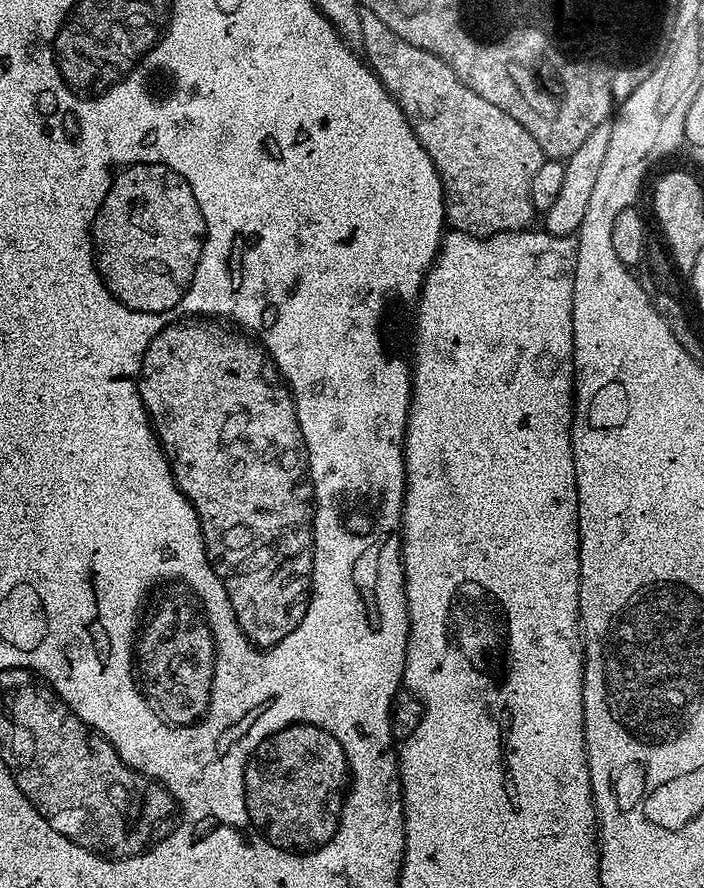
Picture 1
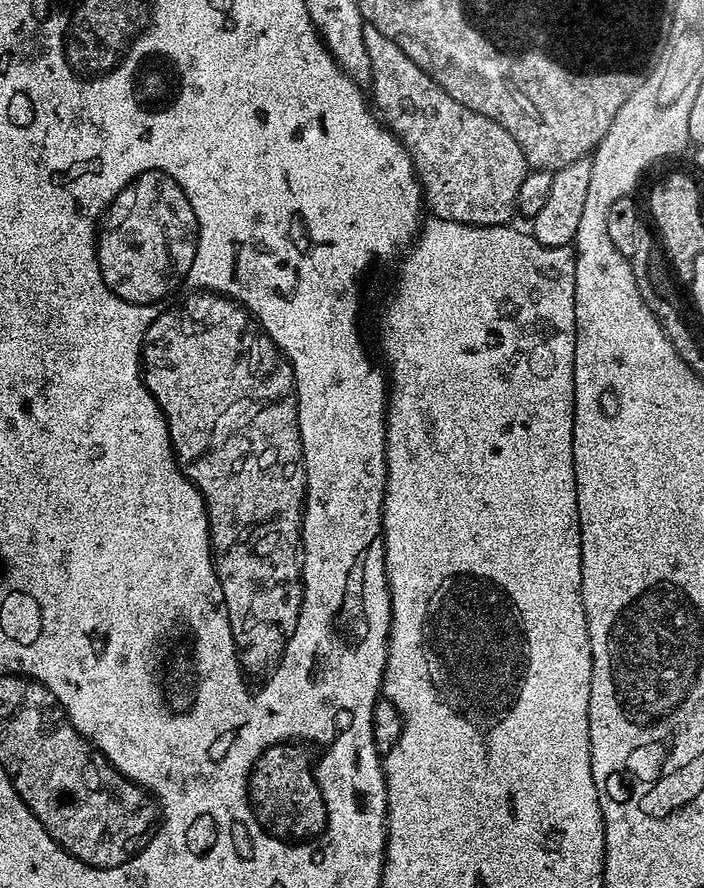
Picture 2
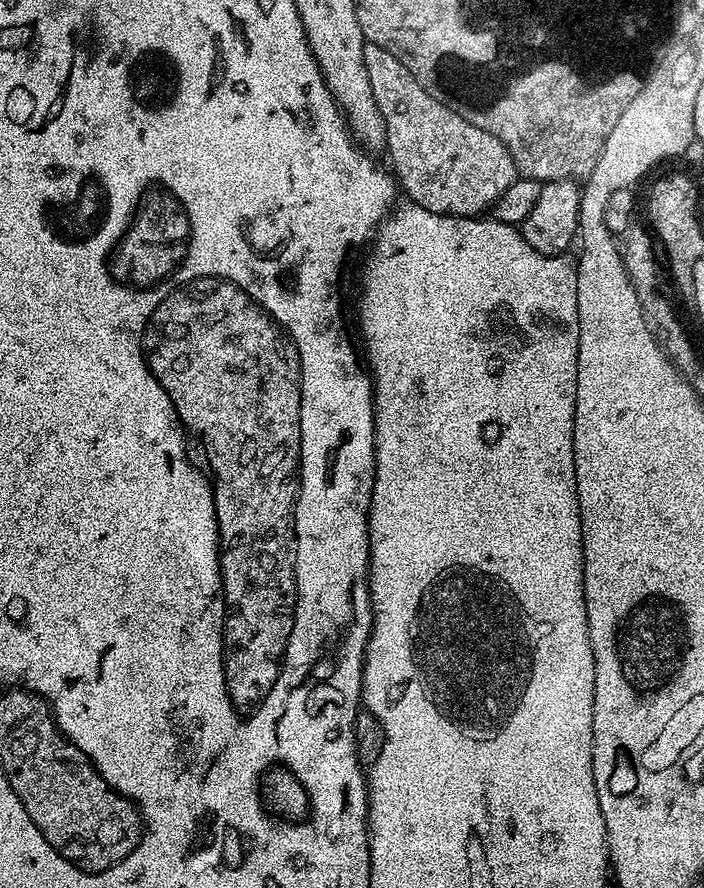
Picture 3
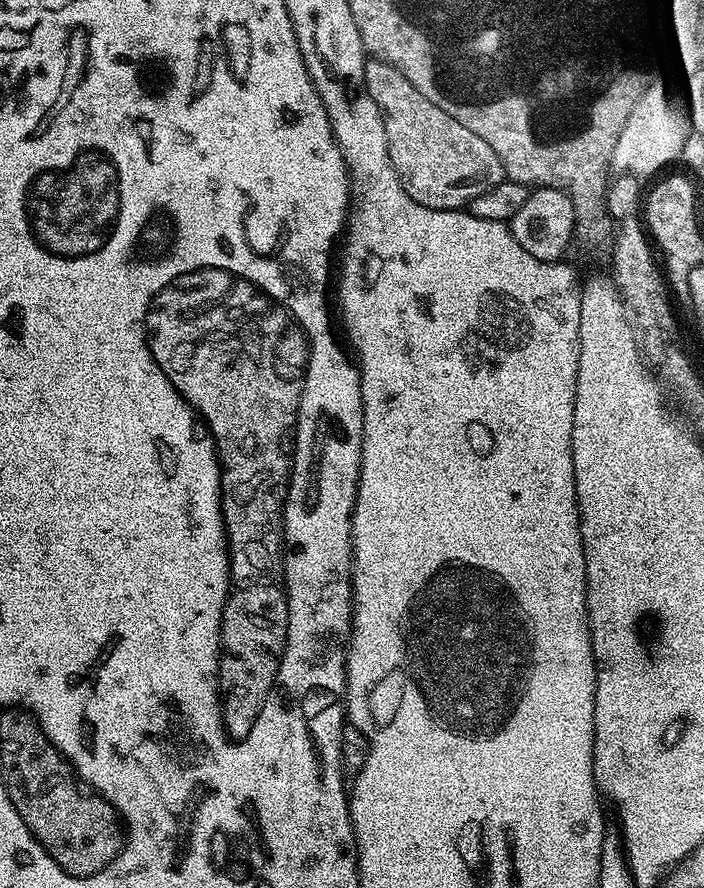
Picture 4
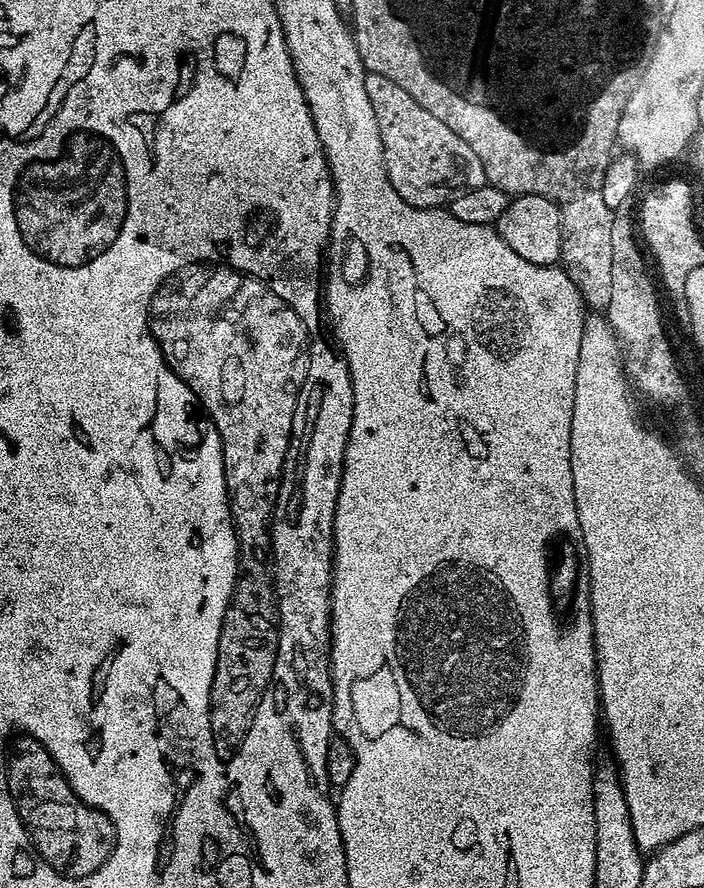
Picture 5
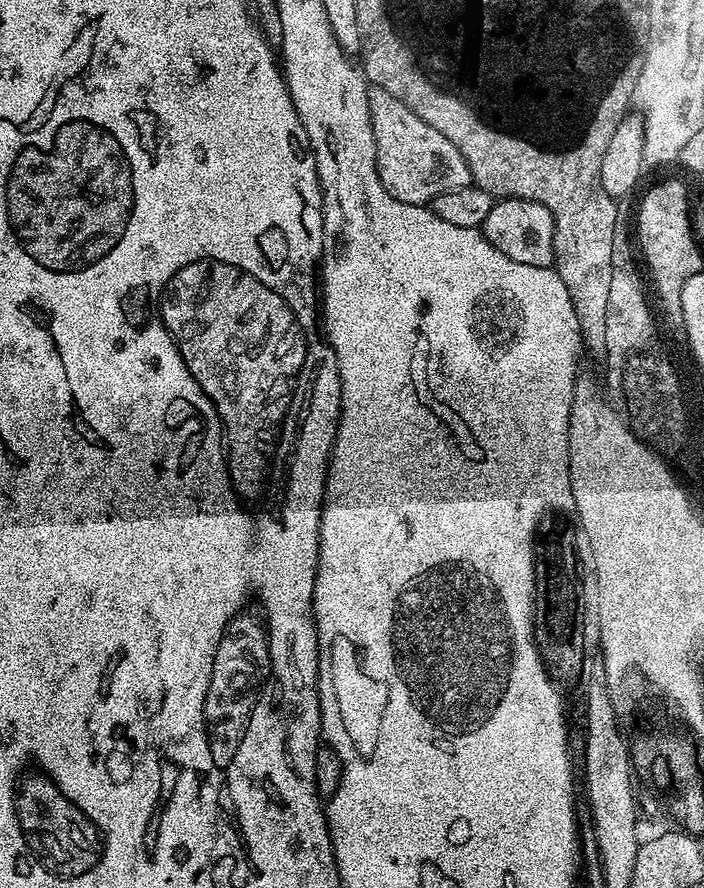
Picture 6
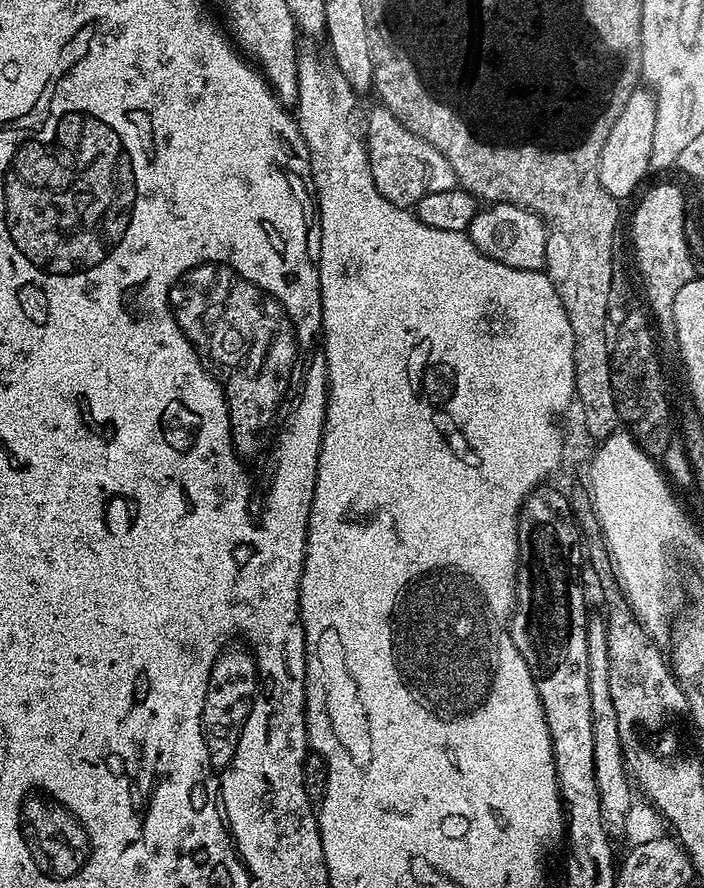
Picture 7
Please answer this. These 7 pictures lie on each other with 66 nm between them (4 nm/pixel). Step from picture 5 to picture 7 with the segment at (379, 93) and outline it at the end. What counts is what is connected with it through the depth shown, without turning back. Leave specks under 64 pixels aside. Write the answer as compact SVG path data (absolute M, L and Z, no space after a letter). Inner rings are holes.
M376 106L376 109L368 116L368 136L366 132L366 143L368 146L368 161L370 162L370 174L374 174L374 186L378 186L378 194L382 194L382 198L386 198L390 202L401 206L414 206L420 201L426 194L438 194L438 190L450 190L457 187L458 181L454 170L450 166L450 162L439 152L434 146L430 146L430 142L426 142L422 138L418 138L418 134L414 134L406 126L402 126L402 122L399 118L391 112L389 108L383 106Z

